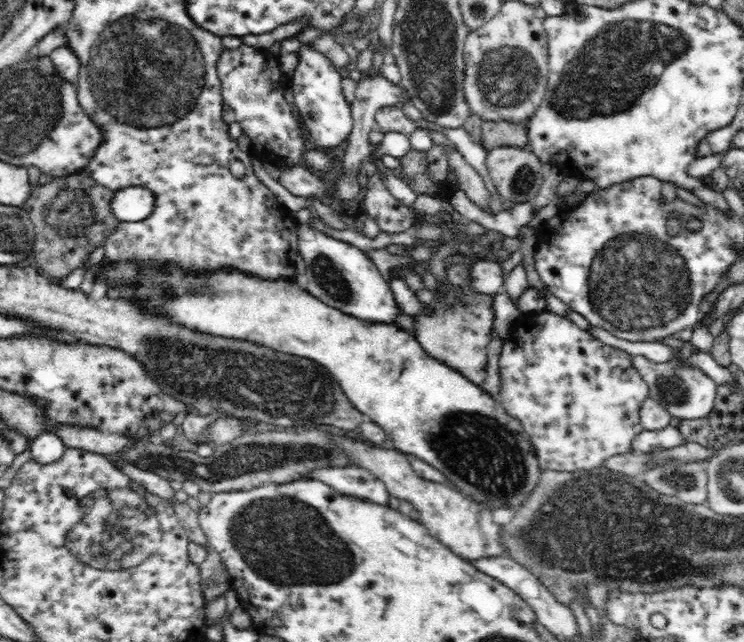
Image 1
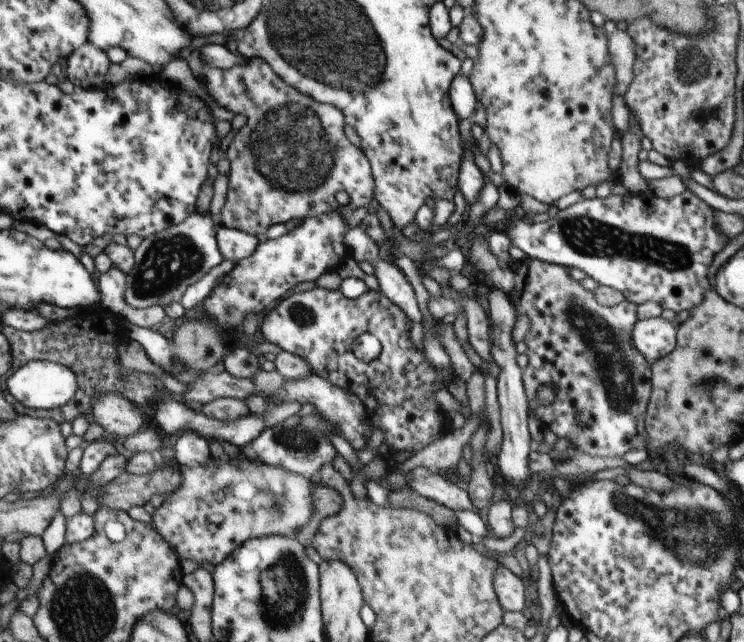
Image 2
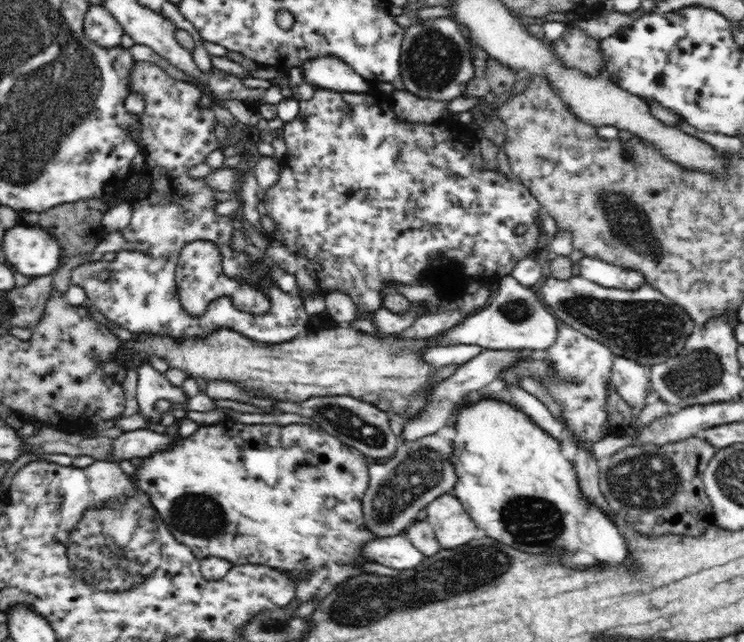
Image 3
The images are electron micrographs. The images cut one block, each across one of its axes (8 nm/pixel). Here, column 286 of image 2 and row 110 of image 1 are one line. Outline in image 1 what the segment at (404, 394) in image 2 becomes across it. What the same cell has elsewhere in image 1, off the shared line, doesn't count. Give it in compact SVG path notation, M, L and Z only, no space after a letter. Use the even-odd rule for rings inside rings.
M303 45L298 50L299 63L288 81L293 87L298 116L308 131L308 144L326 152L348 141L354 129L351 104L346 101L338 68L324 54ZM317 146L317 147L316 147Z

